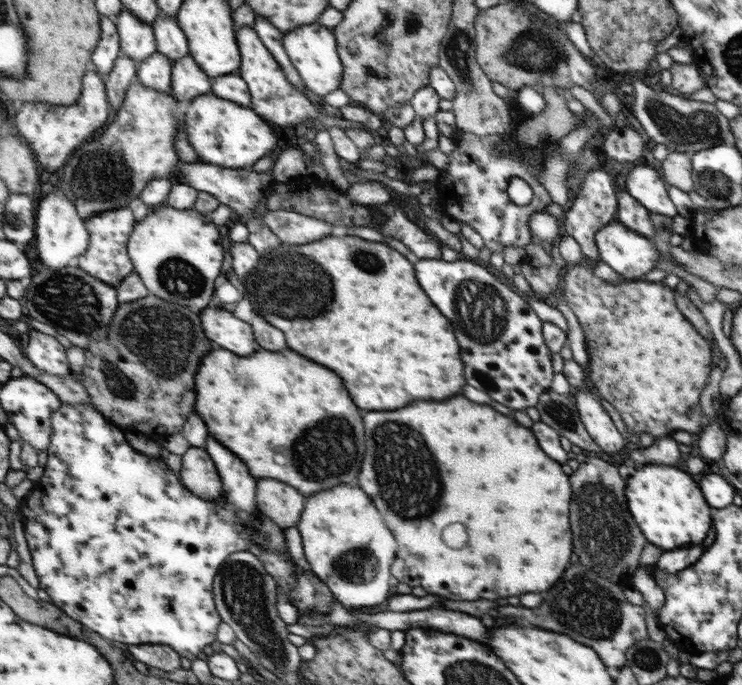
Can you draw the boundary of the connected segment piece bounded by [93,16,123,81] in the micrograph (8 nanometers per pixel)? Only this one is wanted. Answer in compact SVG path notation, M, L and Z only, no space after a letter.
M101 16L102 37L93 54L93 64L103 81L114 70L115 62L123 55L117 24L107 16Z

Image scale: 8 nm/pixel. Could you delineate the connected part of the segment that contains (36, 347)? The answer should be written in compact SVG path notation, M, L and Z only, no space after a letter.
M31 329L28 345L24 348L27 358L53 376L65 376L71 372L65 346L52 334Z

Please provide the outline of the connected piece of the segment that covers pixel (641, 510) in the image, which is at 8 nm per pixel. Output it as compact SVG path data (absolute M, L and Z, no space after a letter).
M645 464L629 478L629 508L633 508L633 520L641 524L641 532L649 536L649 542L663 548L689 548L705 538L709 530L709 506L701 498L697 484L681 470L665 464Z

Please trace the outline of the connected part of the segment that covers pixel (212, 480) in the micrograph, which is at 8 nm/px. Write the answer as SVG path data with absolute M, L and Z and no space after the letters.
M191 447L182 455L182 469L179 472L185 487L191 492L197 492L199 498L213 501L221 498L223 484L219 480L215 462L209 458L207 450Z

